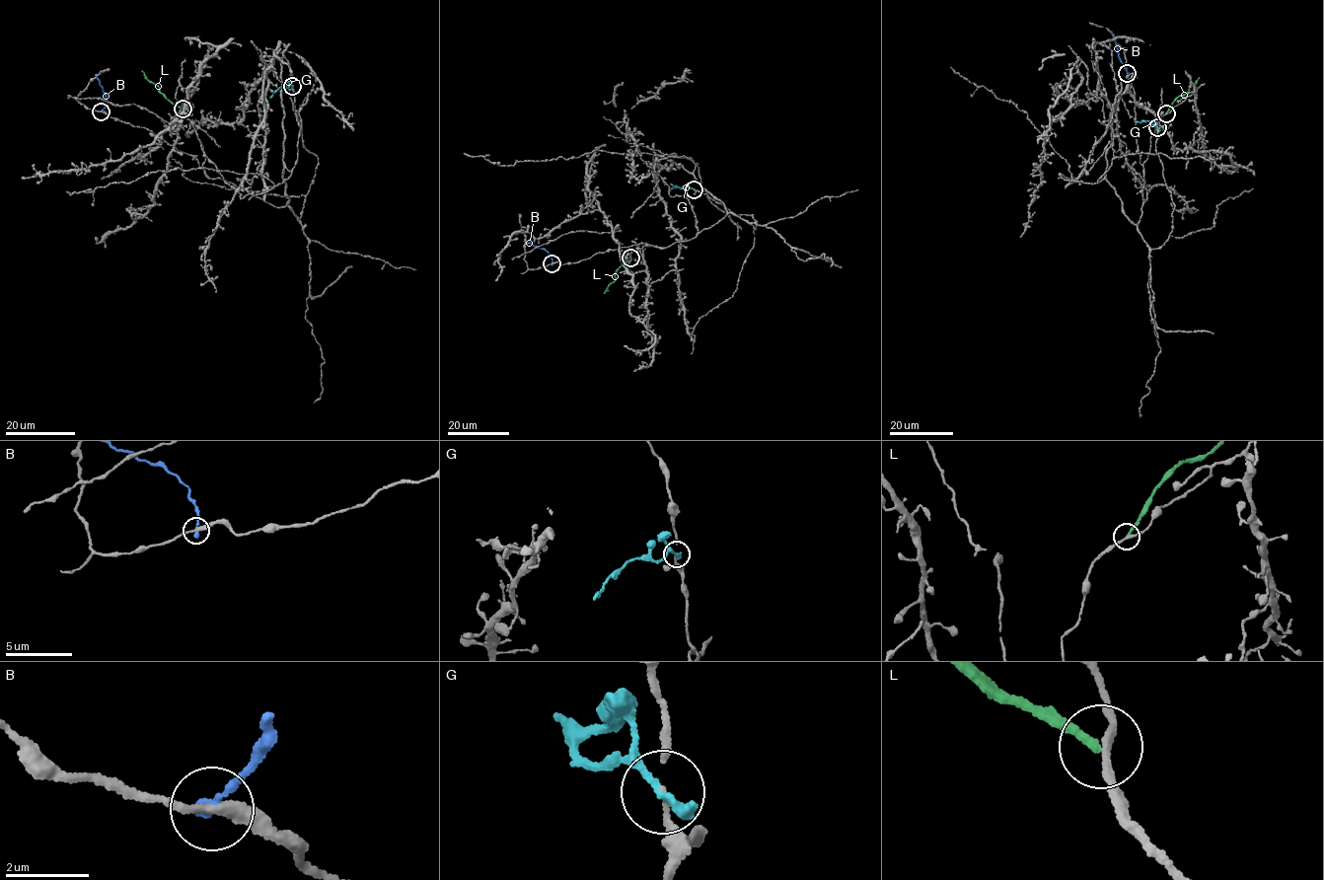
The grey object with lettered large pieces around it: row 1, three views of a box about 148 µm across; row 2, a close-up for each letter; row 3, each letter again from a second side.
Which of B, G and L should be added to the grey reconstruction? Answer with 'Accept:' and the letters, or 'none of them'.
Accept: none of them

